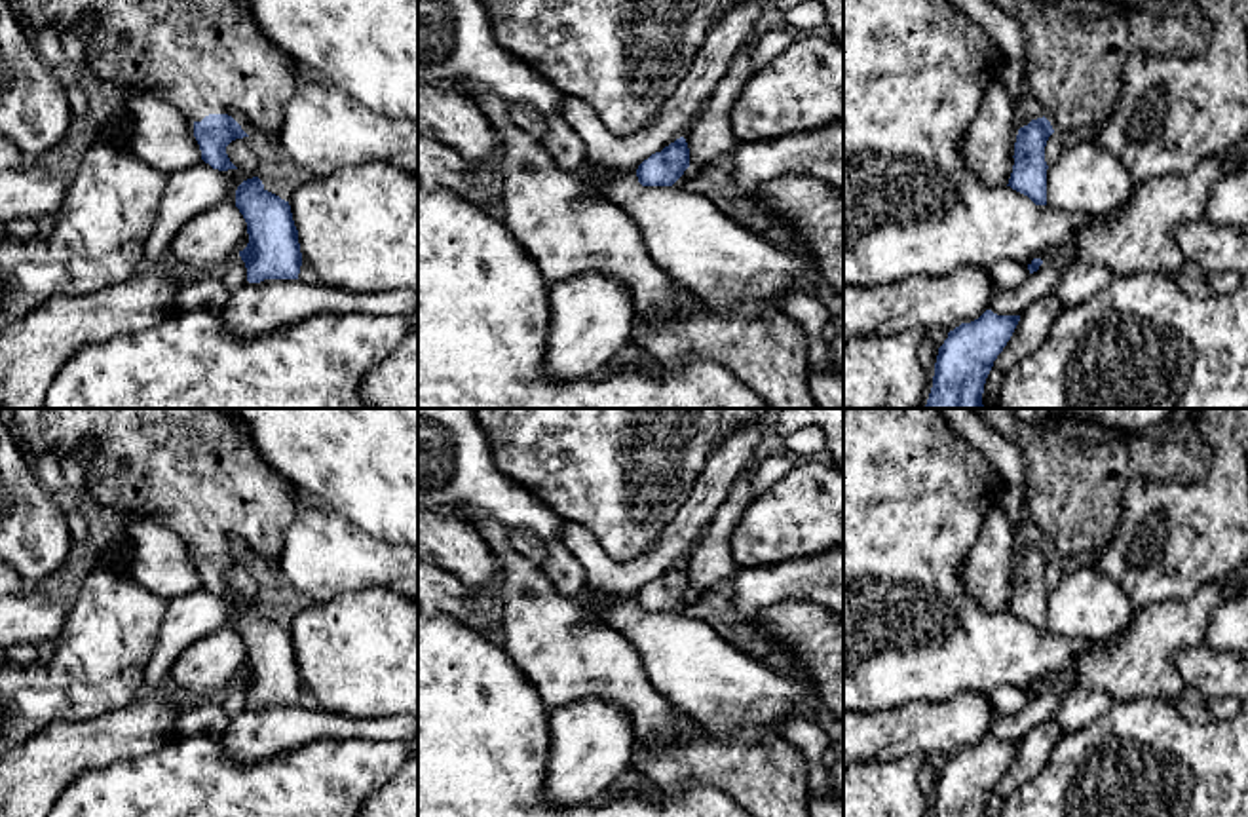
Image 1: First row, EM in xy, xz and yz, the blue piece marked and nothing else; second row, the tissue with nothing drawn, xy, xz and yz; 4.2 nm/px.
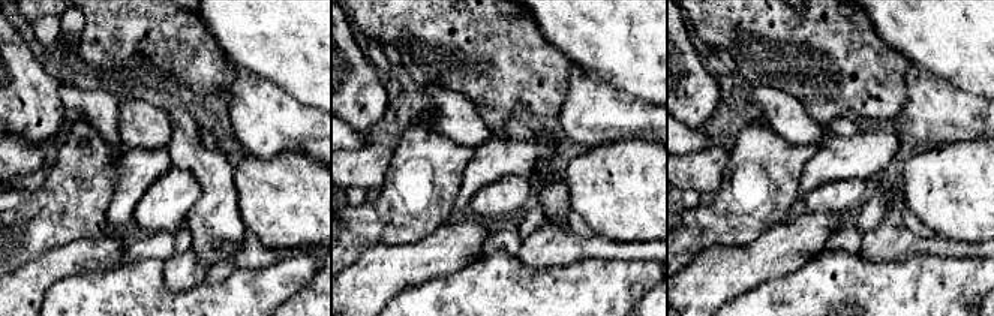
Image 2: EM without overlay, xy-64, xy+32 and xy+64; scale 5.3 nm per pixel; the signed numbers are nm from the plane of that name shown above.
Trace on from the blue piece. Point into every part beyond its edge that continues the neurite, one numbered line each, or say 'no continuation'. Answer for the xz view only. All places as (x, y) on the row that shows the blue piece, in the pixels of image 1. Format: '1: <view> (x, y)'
no continuation

